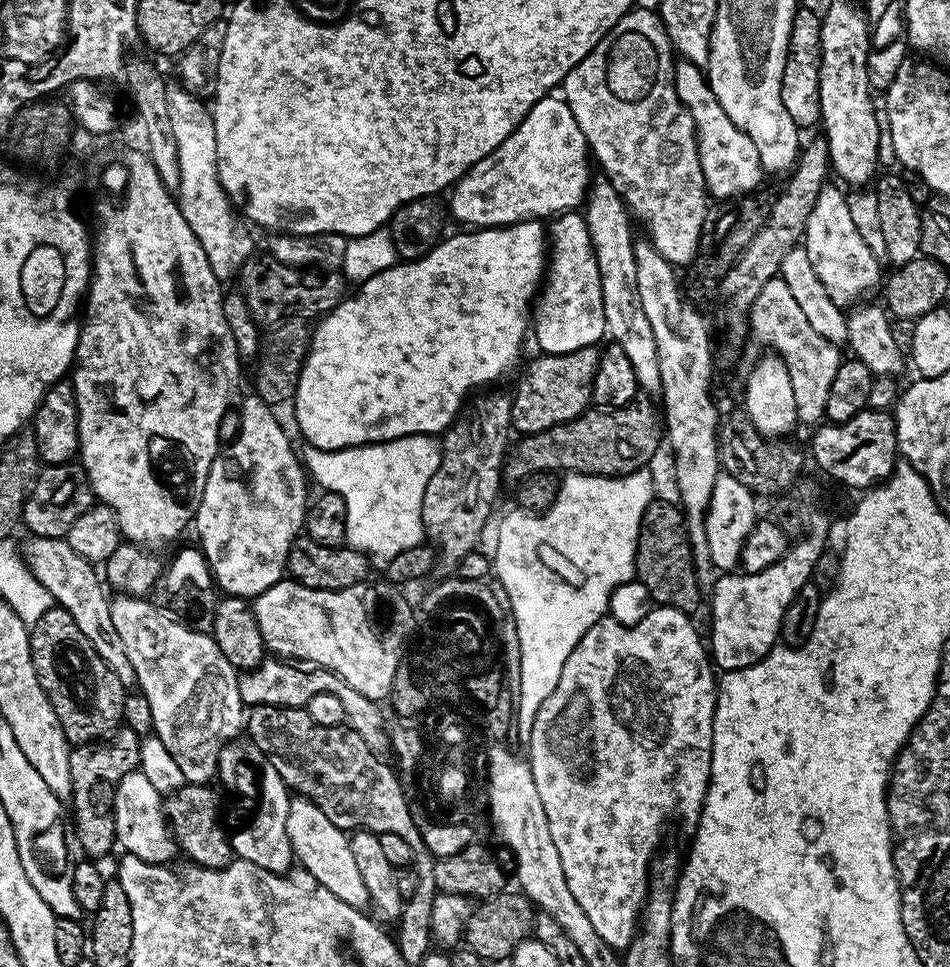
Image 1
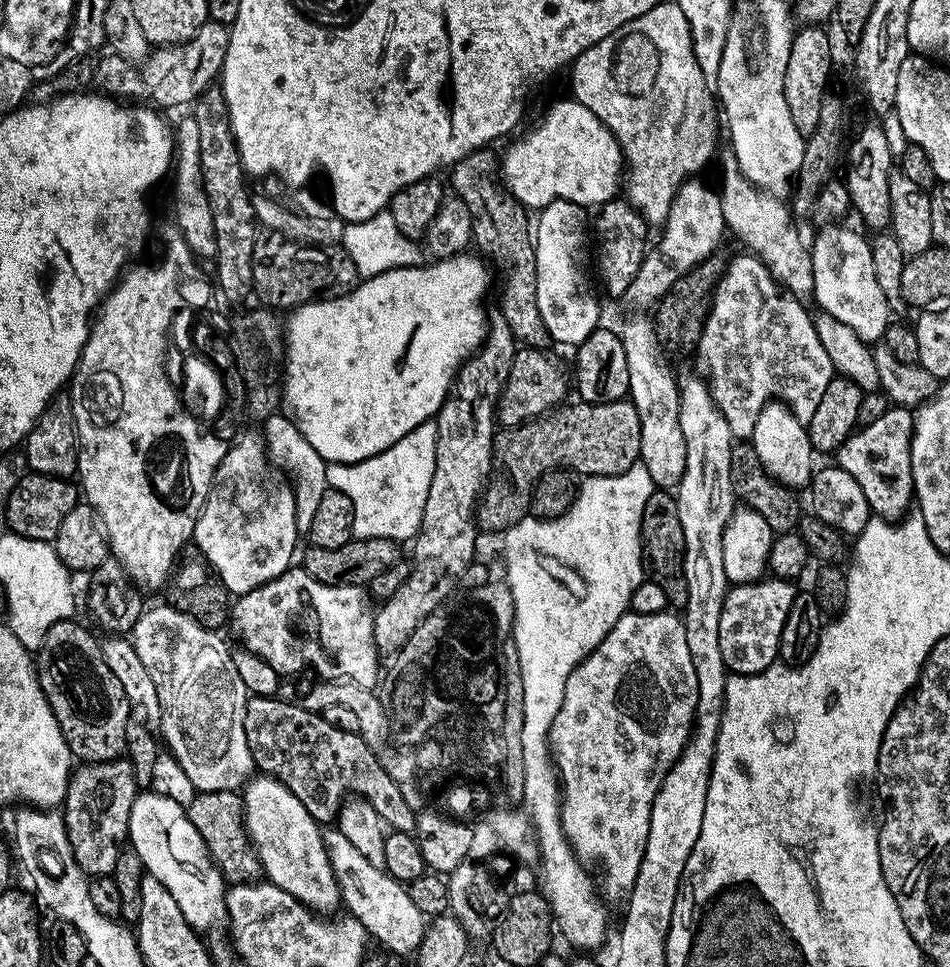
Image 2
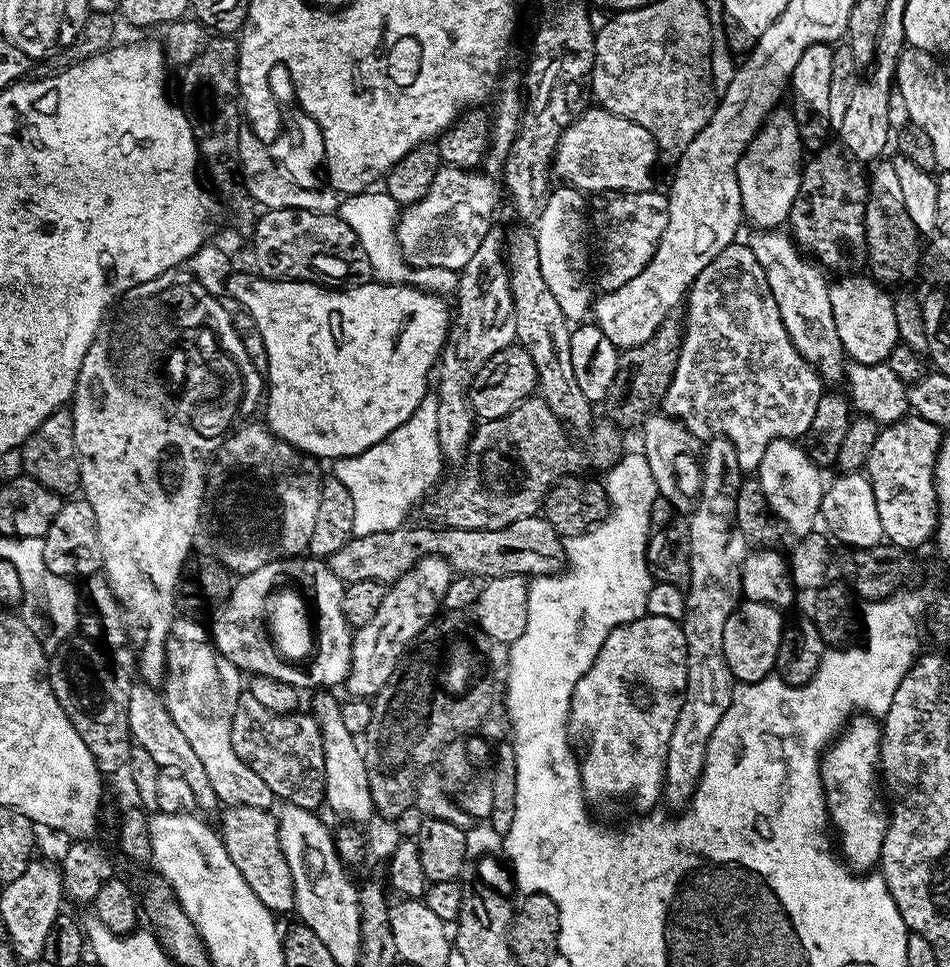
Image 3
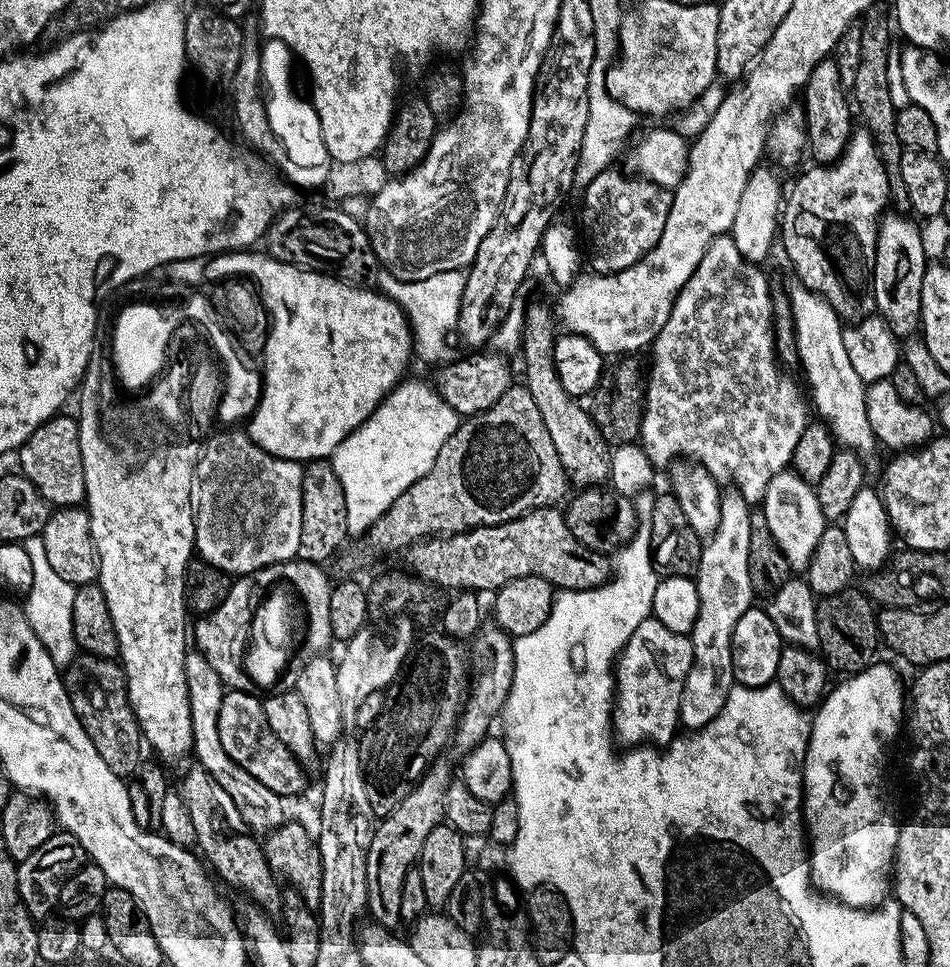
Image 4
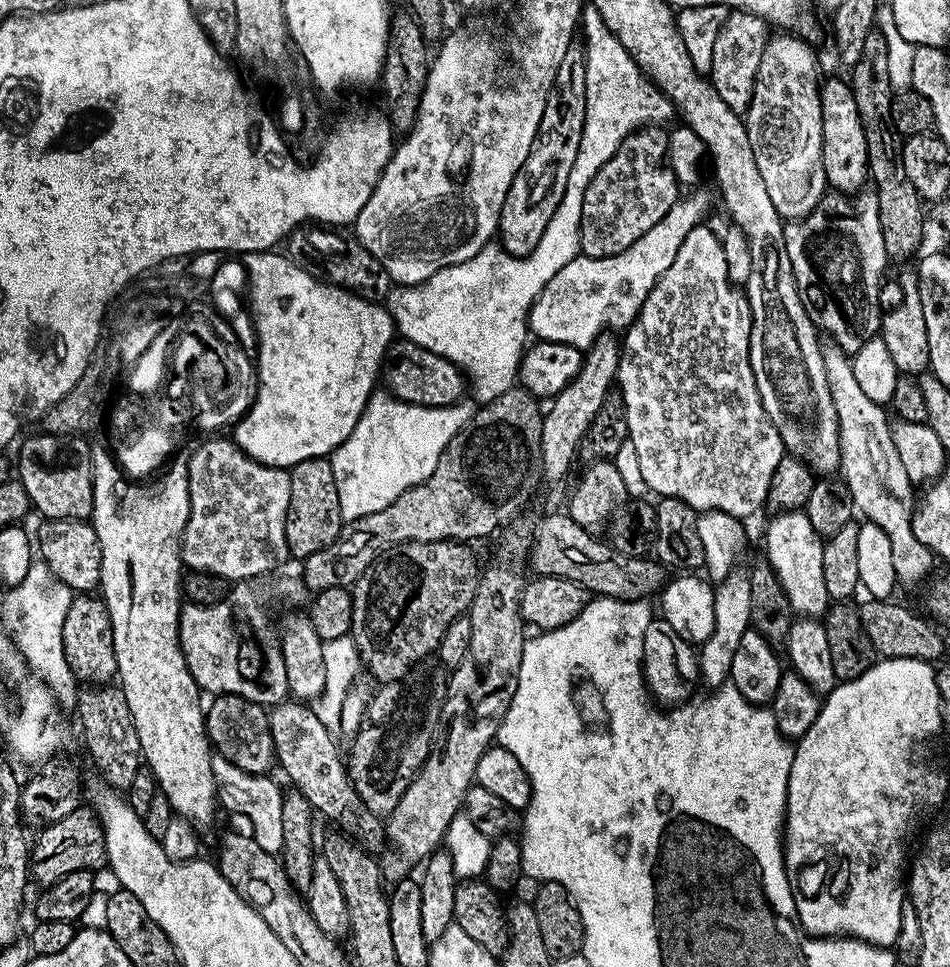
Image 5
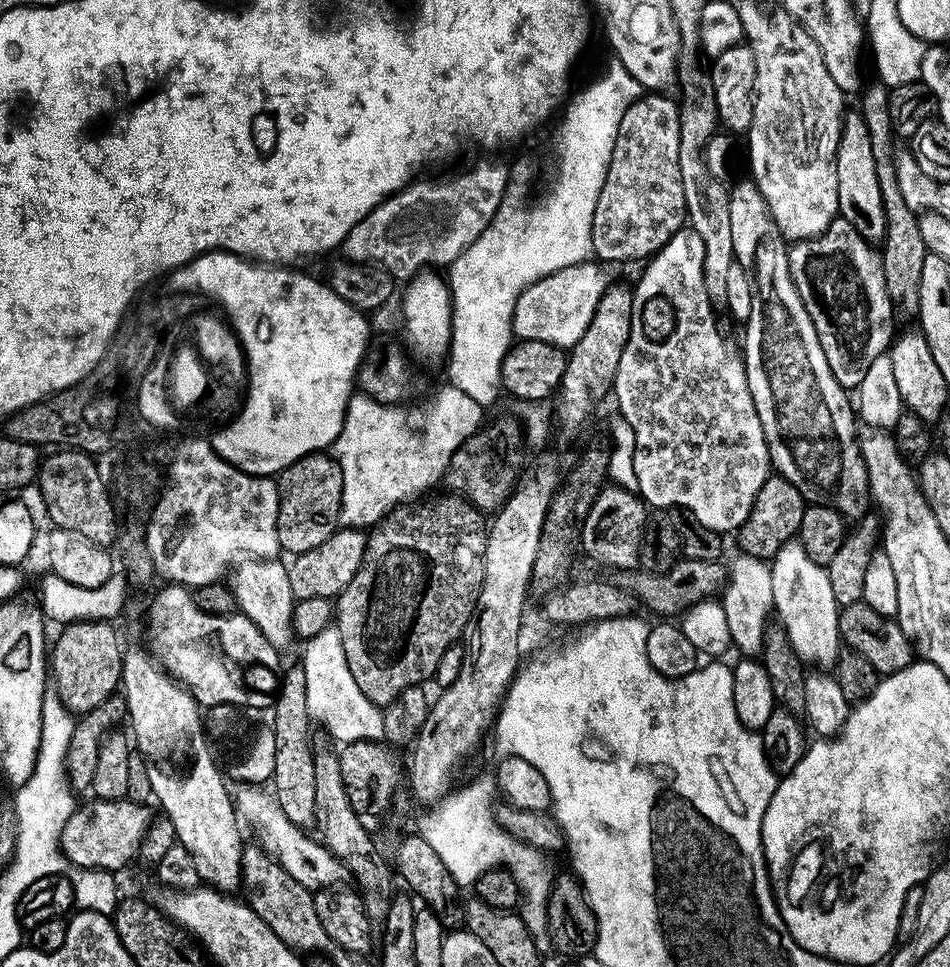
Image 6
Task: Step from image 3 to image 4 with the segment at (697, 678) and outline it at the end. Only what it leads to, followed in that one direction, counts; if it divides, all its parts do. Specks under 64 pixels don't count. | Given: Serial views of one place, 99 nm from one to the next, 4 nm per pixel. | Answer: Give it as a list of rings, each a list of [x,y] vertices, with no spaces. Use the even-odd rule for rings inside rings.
[[[728,490],[721,495],[720,498],[720,521],[716,527],[716,531],[711,536],[707,537],[703,541],[700,549],[700,564],[696,567],[694,573],[694,579],[696,581],[696,589],[698,590],[698,618],[694,622],[690,633],[690,639],[692,642],[692,665],[688,671],[688,681],[684,684],[682,690],[682,698],[680,699],[680,724],[683,727],[688,727],[688,730],[695,730],[697,728],[705,728],[710,721],[713,720],[716,715],[722,710],[722,706],[726,706],[726,698],[728,697],[728,691],[734,686],[732,679],[732,635],[734,634],[734,625],[737,624],[738,618],[742,618],[742,614],[746,614],[746,610],[753,607],[754,593],[752,590],[752,583],[750,582],[750,570],[748,569],[748,559],[750,558],[750,534],[752,533],[752,516],[750,515],[749,501],[740,497],[740,493],[735,490]]]

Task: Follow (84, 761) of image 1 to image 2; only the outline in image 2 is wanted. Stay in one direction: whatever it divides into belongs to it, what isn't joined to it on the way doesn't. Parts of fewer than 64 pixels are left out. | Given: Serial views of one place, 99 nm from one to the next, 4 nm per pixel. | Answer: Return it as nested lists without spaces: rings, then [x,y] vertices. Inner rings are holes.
[[[126,758],[81,763],[68,779],[62,815],[74,858],[86,877],[113,875],[115,863],[128,839],[130,810],[137,794],[134,766]]]

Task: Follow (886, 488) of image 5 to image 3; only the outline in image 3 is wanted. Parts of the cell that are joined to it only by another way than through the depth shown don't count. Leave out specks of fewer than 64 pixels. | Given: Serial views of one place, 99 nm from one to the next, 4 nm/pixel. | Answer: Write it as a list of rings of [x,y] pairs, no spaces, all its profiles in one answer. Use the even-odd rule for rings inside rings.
[[[760,230],[755,235],[756,237],[750,240],[750,247],[754,258],[758,258],[758,266],[762,266],[762,274],[766,274],[770,294],[774,294],[774,302],[782,314],[786,334],[790,334],[798,354],[802,354],[804,360],[809,360],[813,368],[820,373],[821,380],[831,382],[831,380],[838,379],[839,376],[841,379],[846,372],[846,357],[842,342],[838,338],[838,326],[834,326],[834,310],[830,306],[829,281],[824,280],[825,273],[819,263],[813,262],[801,251],[795,239],[787,231]]]

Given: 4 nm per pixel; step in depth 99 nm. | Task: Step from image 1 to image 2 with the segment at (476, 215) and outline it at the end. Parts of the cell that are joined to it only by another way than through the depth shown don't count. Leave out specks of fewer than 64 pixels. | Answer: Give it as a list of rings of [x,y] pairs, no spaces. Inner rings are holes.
[[[565,98],[550,105],[548,113],[521,140],[514,141],[505,150],[504,156],[502,152],[498,172],[508,195],[513,196],[525,210],[539,210],[555,200],[574,202],[586,210],[592,210],[608,200],[617,199],[625,167],[624,151],[620,149],[615,134],[597,118],[594,110],[586,110],[582,102]]]

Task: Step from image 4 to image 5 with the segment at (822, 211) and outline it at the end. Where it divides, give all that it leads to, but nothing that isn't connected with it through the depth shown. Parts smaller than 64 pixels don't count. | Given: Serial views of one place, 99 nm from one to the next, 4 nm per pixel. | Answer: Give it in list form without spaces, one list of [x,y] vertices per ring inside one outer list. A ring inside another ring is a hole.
[[[864,190],[856,195],[826,194],[808,216],[785,223],[786,254],[790,254],[790,266],[796,288],[804,309],[817,329],[831,343],[847,354],[855,354],[866,342],[877,339],[880,330],[880,279],[884,267],[890,264],[886,246],[882,242],[882,226],[878,222],[878,198],[875,191]]]

